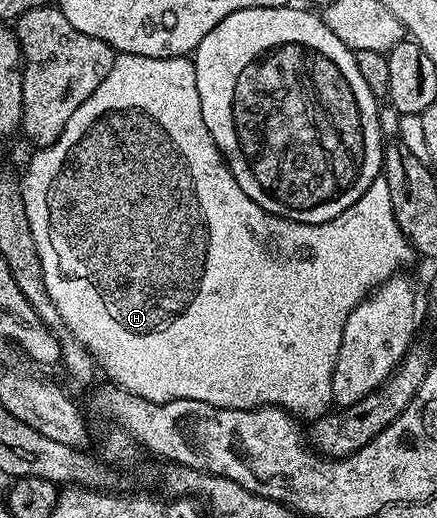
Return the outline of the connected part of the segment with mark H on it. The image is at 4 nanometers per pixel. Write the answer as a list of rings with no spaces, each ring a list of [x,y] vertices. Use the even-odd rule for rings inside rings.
[[[118,54],[112,64],[112,72],[108,72],[108,76],[104,76],[100,88],[96,88],[96,92],[92,92],[92,96],[88,96],[88,100],[84,100],[84,104],[80,104],[80,108],[76,108],[76,112],[72,112],[72,116],[68,116],[68,124],[64,124],[64,132],[60,132],[60,136],[51,146],[43,146],[33,152],[35,154],[31,156],[30,163],[26,166],[26,175],[23,173],[20,181],[22,183],[22,195],[24,196],[24,208],[28,212],[28,224],[32,224],[32,236],[36,240],[36,252],[40,256],[40,264],[44,264],[44,288],[48,288],[48,296],[52,296],[52,304],[56,304],[56,312],[60,312],[63,327],[70,330],[72,336],[76,340],[80,340],[80,344],[84,344],[84,348],[93,356],[95,363],[100,367],[101,373],[103,370],[110,377],[107,379],[113,385],[124,388],[144,400],[160,403],[171,402],[172,400],[204,400],[204,404],[212,404],[229,410],[257,410],[259,406],[278,406],[282,410],[287,410],[289,414],[293,414],[299,420],[307,420],[306,418],[315,420],[331,412],[334,406],[332,372],[336,368],[336,356],[340,352],[342,333],[348,316],[372,291],[378,289],[389,278],[395,277],[401,271],[398,269],[409,260],[410,254],[412,255],[411,244],[405,238],[405,234],[401,231],[396,216],[393,214],[391,193],[388,190],[386,178],[379,176],[376,180],[372,180],[372,184],[366,189],[364,196],[360,196],[360,200],[356,200],[356,204],[352,204],[347,210],[340,212],[340,216],[336,216],[327,222],[320,224],[289,222],[287,218],[277,218],[275,214],[268,213],[248,197],[244,188],[240,188],[240,184],[236,184],[236,176],[232,176],[229,166],[226,165],[221,152],[216,148],[216,144],[208,132],[208,124],[204,124],[204,112],[200,112],[200,92],[196,92],[194,64],[186,56],[181,58],[153,58],[139,54]],[[289,238],[290,246],[282,246]]]

